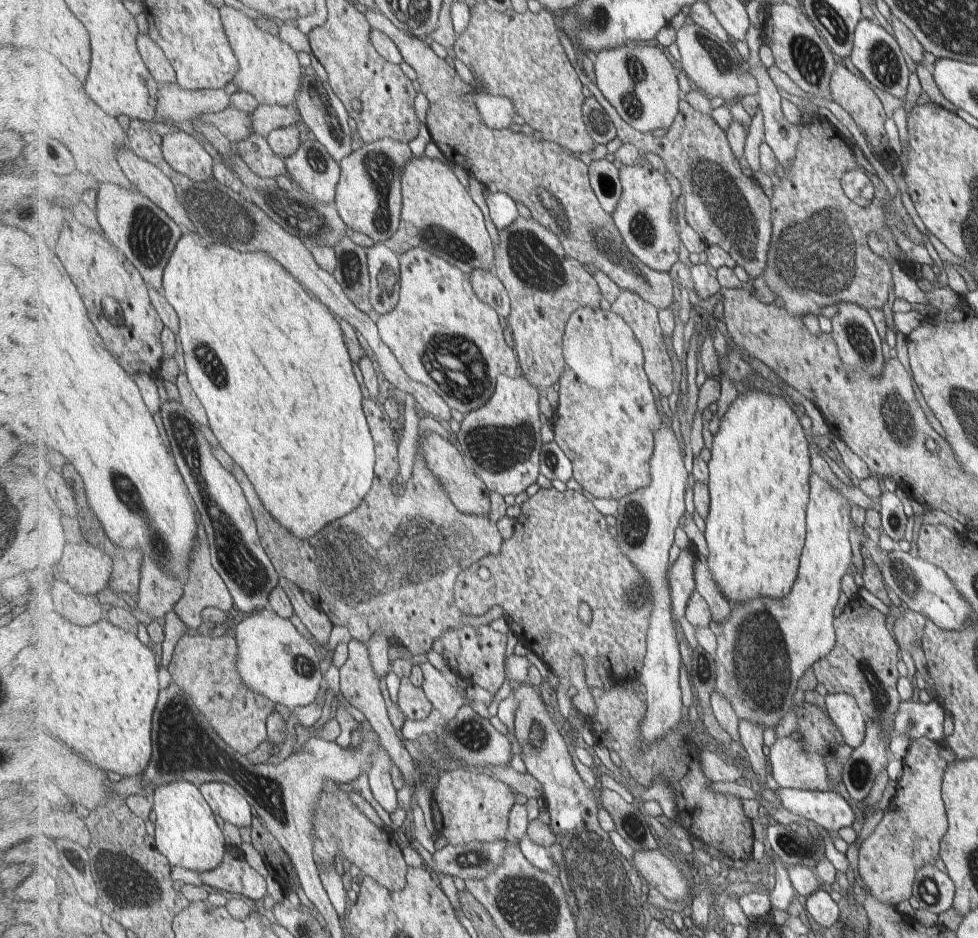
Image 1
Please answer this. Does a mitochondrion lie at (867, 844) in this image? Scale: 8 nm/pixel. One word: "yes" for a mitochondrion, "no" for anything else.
no

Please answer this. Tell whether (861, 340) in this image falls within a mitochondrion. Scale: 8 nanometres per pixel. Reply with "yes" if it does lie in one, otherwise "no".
yes

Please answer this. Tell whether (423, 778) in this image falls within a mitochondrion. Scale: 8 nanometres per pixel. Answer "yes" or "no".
no

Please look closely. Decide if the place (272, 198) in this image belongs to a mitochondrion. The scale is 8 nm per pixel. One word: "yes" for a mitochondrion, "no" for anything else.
no

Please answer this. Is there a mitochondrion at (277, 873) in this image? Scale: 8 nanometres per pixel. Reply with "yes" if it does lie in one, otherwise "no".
no

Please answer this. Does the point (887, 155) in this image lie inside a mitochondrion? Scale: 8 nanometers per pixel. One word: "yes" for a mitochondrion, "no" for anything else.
no

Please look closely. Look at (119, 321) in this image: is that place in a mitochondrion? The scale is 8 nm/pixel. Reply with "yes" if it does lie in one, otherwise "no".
no

